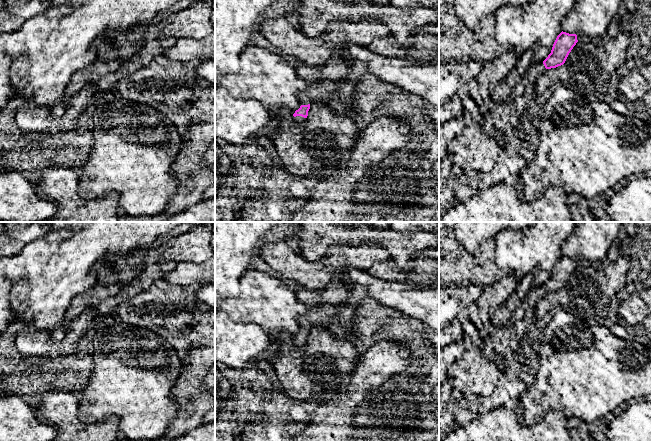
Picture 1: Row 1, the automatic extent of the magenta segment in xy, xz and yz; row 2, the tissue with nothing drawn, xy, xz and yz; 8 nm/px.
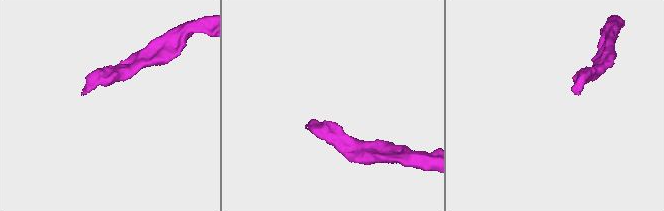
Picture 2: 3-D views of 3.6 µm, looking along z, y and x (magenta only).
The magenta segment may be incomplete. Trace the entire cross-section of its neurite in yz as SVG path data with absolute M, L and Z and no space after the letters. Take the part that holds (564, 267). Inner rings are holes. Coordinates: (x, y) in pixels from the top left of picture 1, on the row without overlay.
M562 255L557 260L548 281L543 286L531 289L529 293L523 297L522 302L517 306L511 316L511 324L514 325L518 320L522 319L528 308L536 309L538 303L547 293L563 289L577 266L576 258L569 258Z

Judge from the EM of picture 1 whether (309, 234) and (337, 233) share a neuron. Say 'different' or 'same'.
same

